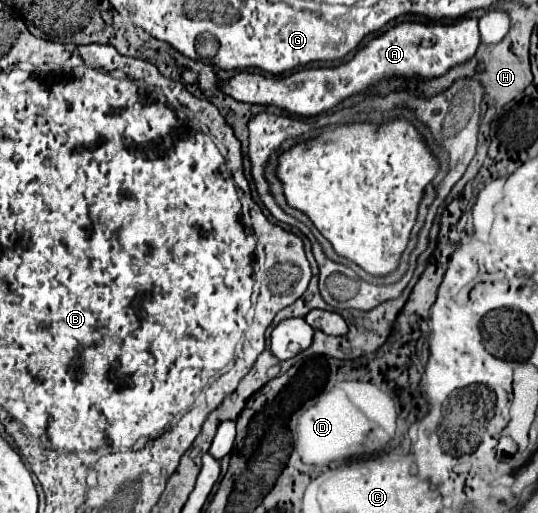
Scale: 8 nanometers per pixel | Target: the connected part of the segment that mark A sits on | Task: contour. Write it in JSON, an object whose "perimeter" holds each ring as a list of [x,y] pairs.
{"perimeter":[[[461,18],[455,24],[421,24],[421,22],[399,22],[393,28],[385,30],[377,38],[369,40],[355,56],[333,68],[305,68],[283,78],[269,78],[255,72],[239,72],[229,80],[221,80],[219,88],[227,96],[249,102],[249,104],[267,104],[279,106],[295,116],[315,116],[333,106],[343,98],[357,94],[389,76],[421,76],[435,78],[445,74],[455,64],[471,60],[479,46],[479,28],[477,18]]]}

